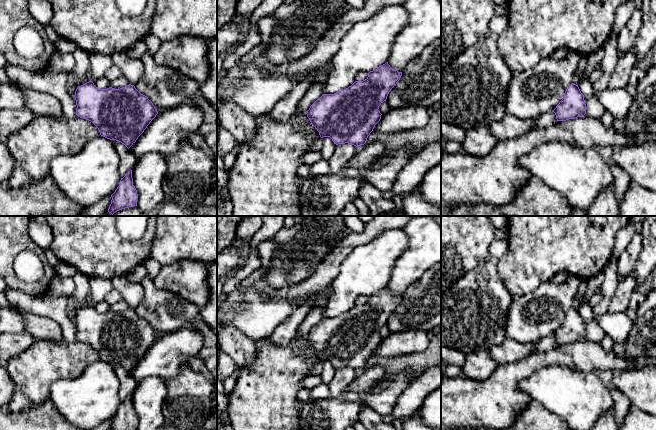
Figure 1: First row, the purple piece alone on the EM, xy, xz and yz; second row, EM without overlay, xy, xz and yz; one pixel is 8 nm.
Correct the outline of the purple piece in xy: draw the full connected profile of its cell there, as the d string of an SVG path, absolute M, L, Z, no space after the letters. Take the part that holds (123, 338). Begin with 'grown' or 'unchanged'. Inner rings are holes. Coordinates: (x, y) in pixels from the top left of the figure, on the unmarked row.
unchanged | M89 305L76 313L74 321L78 341L91 345L98 352L101 360L119 365L128 373L158 338L148 321L141 318L131 308L120 313L112 311L99 313L92 305Z

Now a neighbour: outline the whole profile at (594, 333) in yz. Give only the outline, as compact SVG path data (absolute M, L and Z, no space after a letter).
M587 319L584 320L586 328L586 339L591 342L601 343L605 332L599 325L596 319Z

